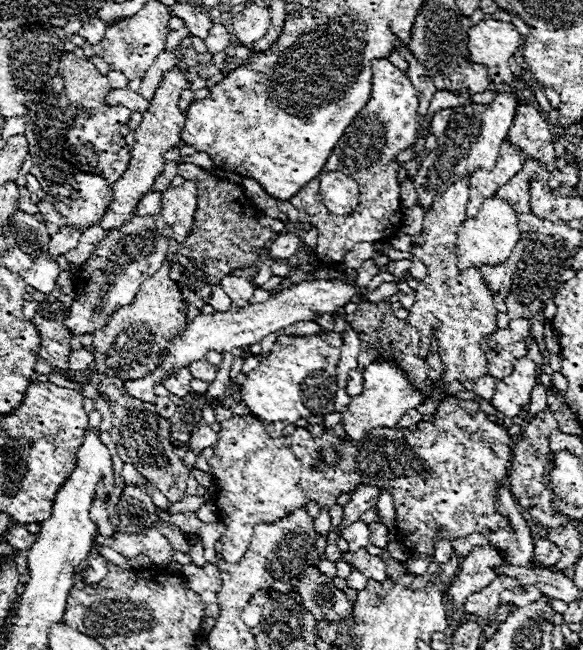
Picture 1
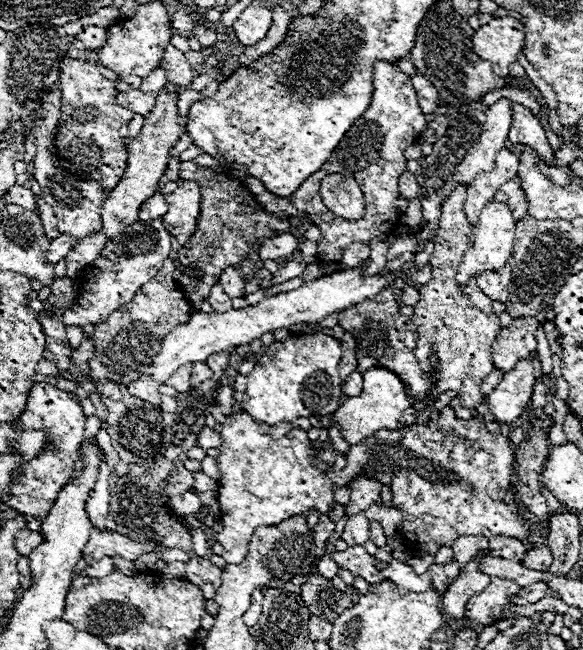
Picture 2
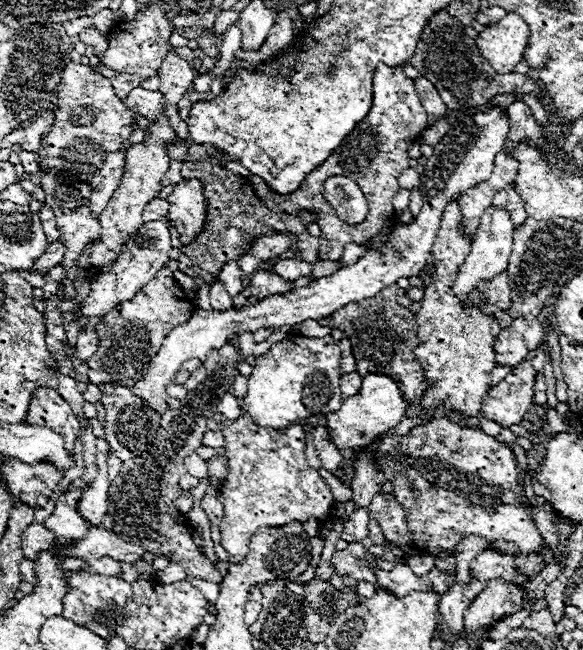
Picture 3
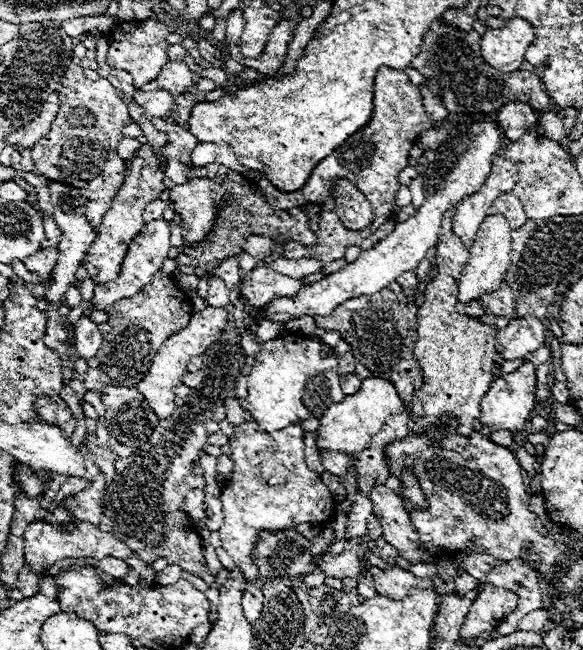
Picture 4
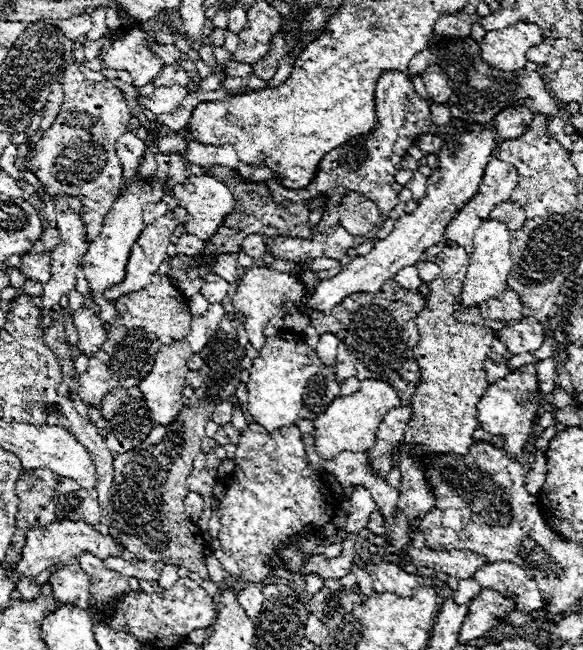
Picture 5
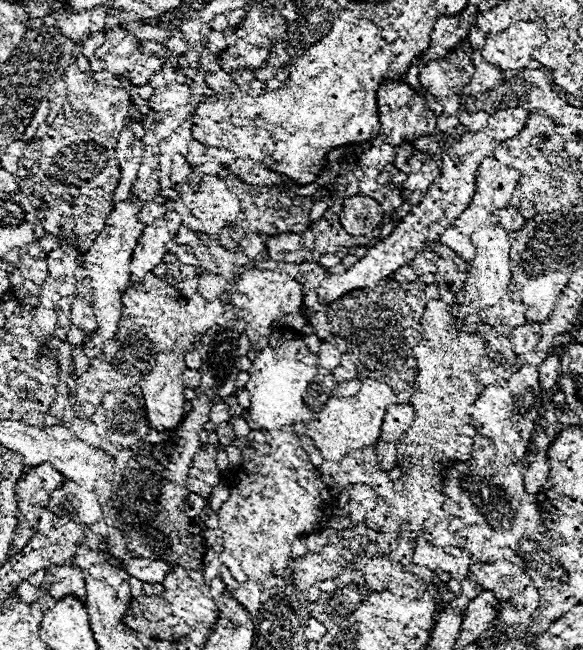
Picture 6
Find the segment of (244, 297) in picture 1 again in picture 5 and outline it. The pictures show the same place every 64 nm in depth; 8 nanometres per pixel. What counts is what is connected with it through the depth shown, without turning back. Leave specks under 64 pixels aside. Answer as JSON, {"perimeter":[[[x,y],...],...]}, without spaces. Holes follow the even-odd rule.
{"perimeter":[[[220,254],[220,256],[216,256],[214,274],[222,276],[222,278],[228,280],[228,282],[236,282],[236,280],[238,280],[238,262],[236,262],[236,254]]]}

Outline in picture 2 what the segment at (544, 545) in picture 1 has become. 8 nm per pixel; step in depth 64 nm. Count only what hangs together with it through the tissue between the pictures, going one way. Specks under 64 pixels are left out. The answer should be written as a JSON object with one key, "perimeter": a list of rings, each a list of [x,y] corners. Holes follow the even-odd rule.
{"perimeter":[[[538,546],[538,548],[532,548],[528,552],[528,556],[524,556],[522,564],[526,568],[532,568],[532,570],[545,571],[550,564],[552,564],[552,552],[550,548],[546,546]]]}

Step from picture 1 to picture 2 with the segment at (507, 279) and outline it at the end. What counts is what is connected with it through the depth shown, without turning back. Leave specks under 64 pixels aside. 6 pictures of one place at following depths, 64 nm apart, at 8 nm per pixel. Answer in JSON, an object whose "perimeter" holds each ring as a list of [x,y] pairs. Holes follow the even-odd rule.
{"perimeter":[[[512,260],[504,268],[500,268],[498,272],[484,272],[484,274],[478,276],[476,284],[480,286],[480,290],[490,300],[506,304],[506,300],[508,300],[508,286],[510,286],[510,266],[512,266]]]}

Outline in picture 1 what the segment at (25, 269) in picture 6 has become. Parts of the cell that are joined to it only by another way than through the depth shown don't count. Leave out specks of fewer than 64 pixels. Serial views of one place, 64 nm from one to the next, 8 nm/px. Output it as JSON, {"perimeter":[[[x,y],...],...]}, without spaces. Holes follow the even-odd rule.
{"perimeter":[[[60,228],[58,234],[54,234],[50,238],[50,252],[52,252],[52,260],[56,260],[58,256],[74,250],[80,242],[82,232],[74,230],[74,228]]]}

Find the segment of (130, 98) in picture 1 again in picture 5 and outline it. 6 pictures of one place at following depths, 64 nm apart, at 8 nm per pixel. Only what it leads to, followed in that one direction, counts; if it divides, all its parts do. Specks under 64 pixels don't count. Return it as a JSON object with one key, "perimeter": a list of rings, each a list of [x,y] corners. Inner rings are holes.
{"perimeter":[[[162,86],[156,88],[150,96],[140,100],[154,114],[168,114],[174,112],[186,96],[188,96],[188,88],[184,86]]]}

